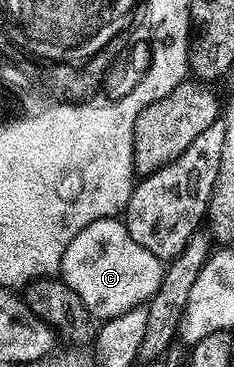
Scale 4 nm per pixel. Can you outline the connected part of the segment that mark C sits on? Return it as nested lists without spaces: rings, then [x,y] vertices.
[[[114,218],[86,225],[86,229],[66,245],[58,275],[82,297],[82,305],[86,305],[93,320],[103,321],[147,304],[162,281],[164,269],[162,260],[154,257],[150,249],[142,249],[142,245],[130,237],[125,223]]]

